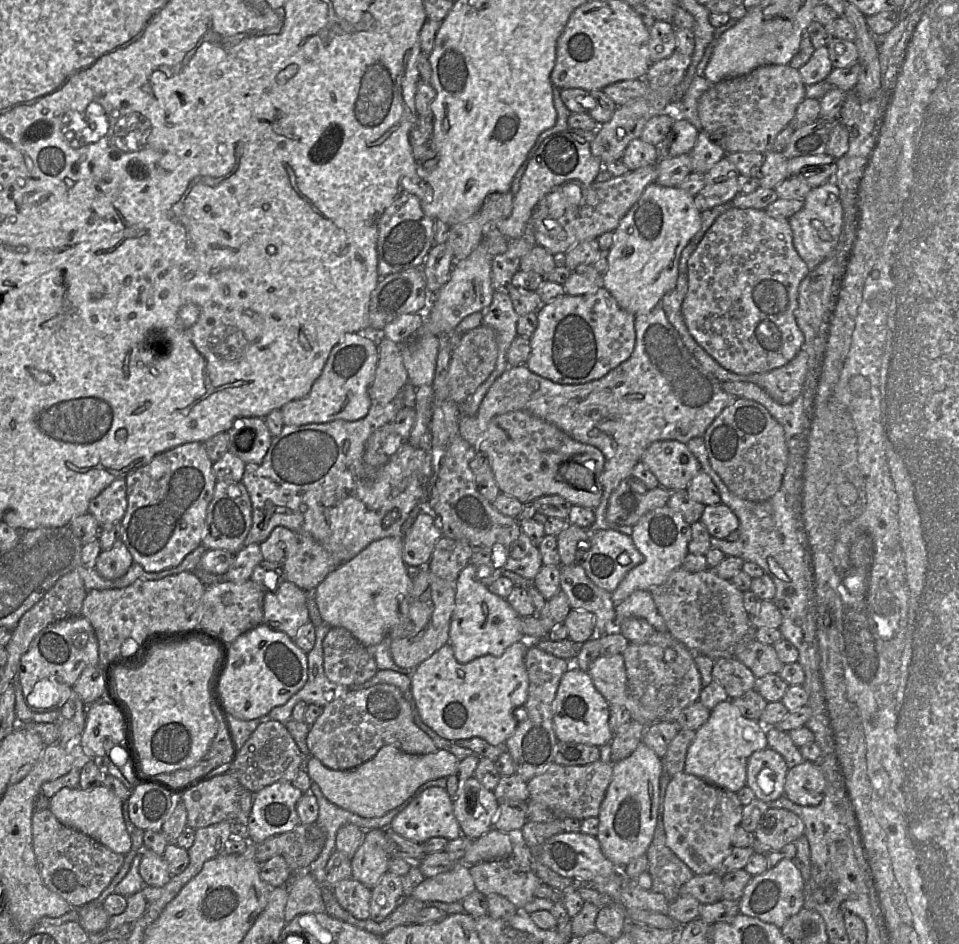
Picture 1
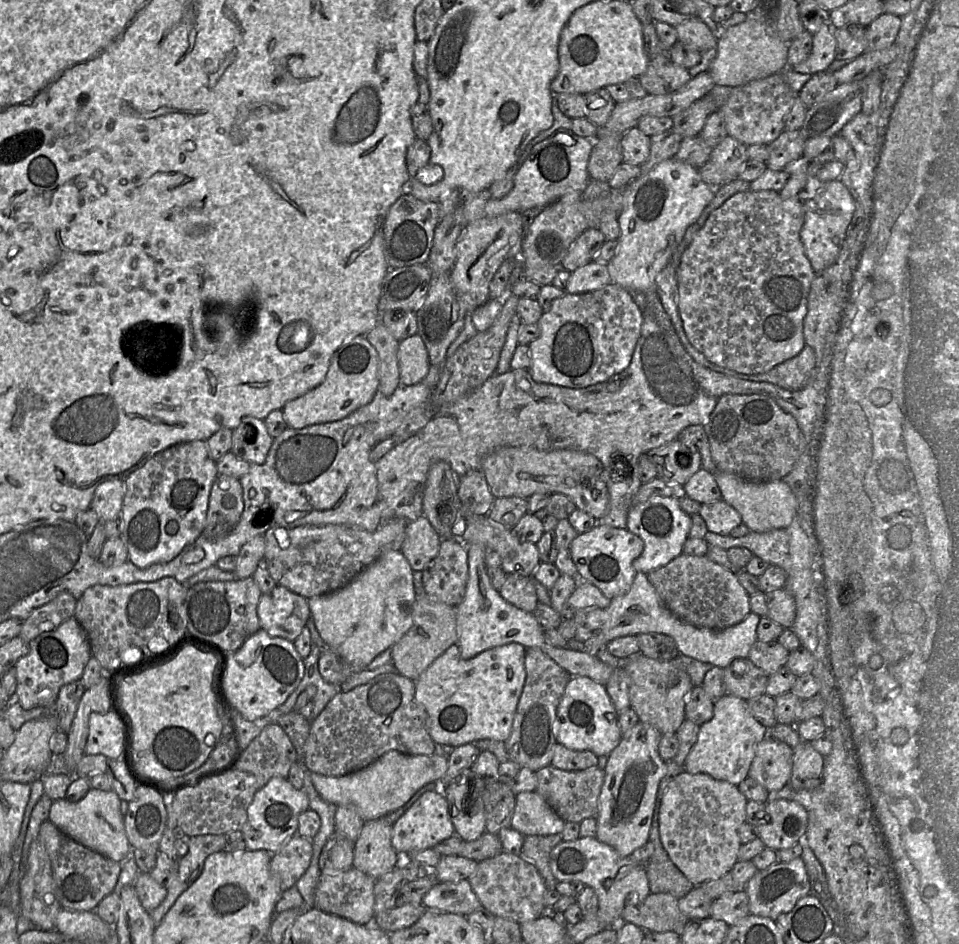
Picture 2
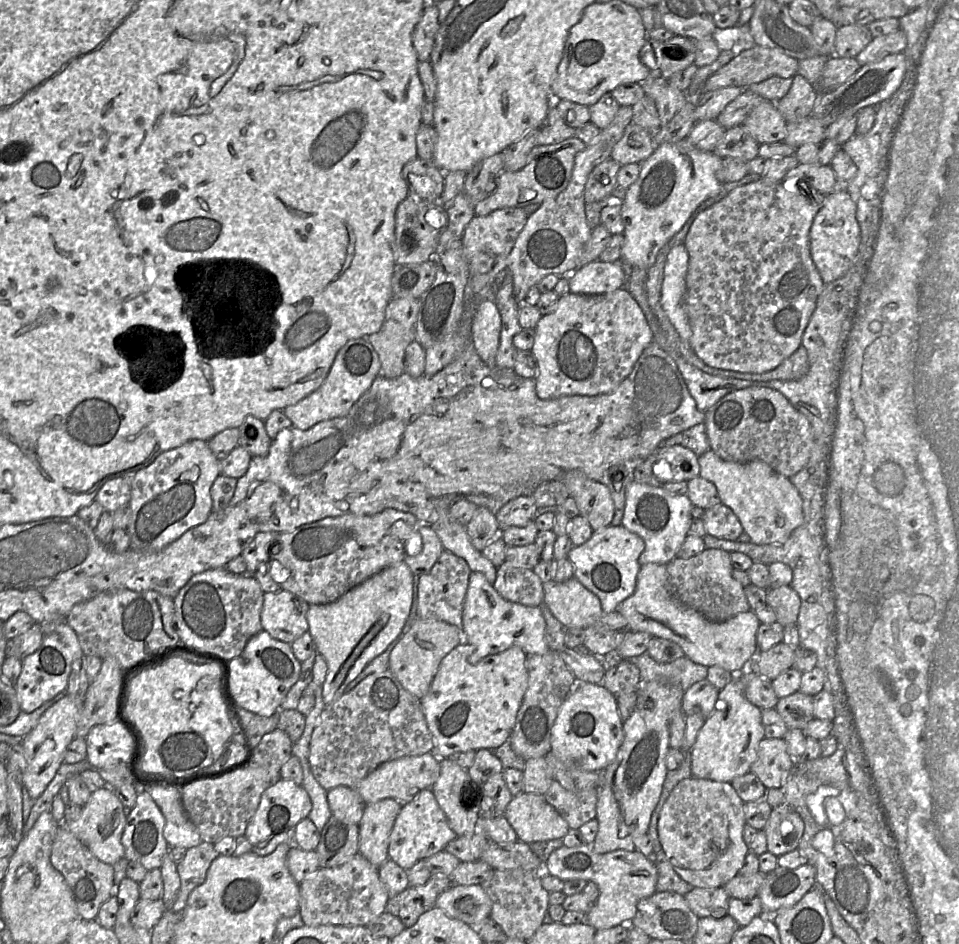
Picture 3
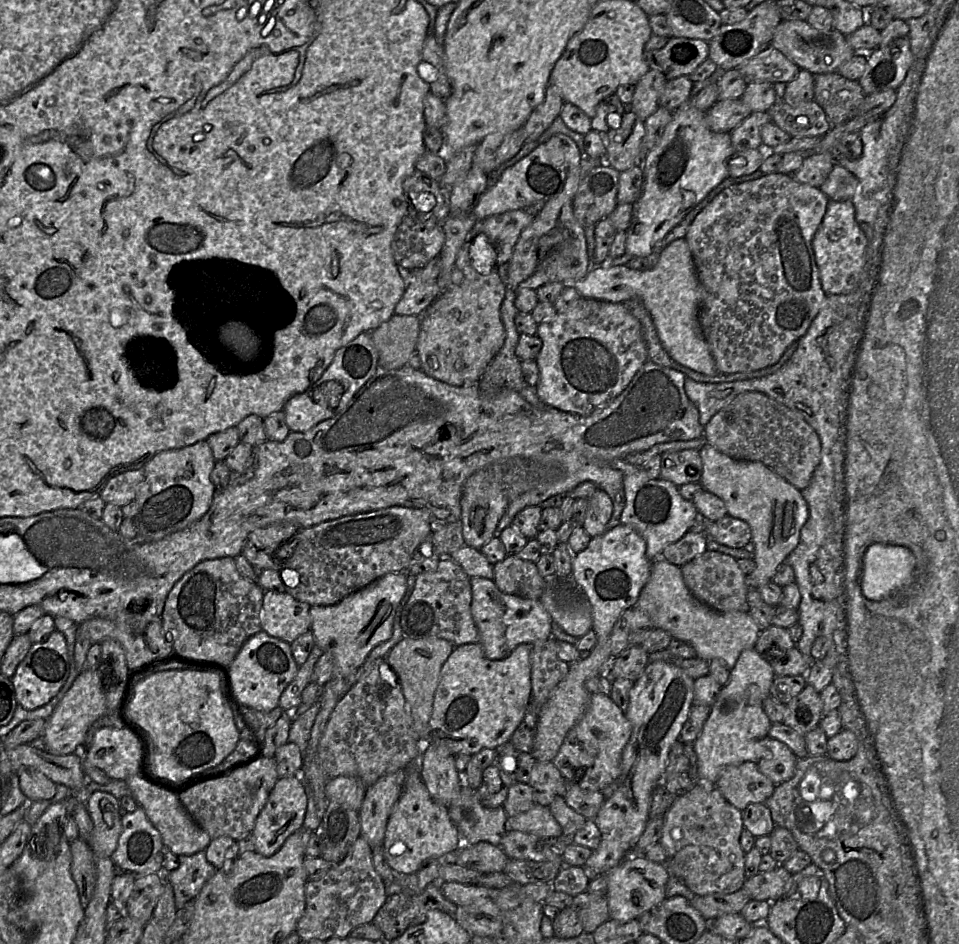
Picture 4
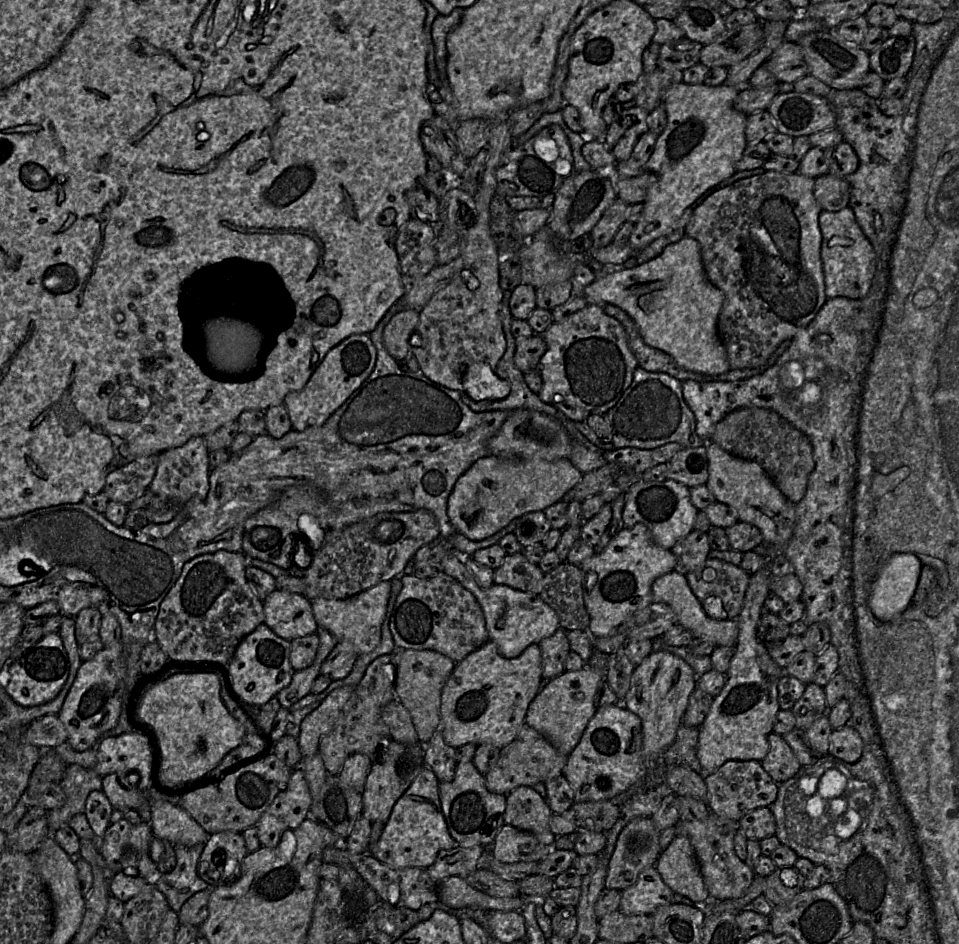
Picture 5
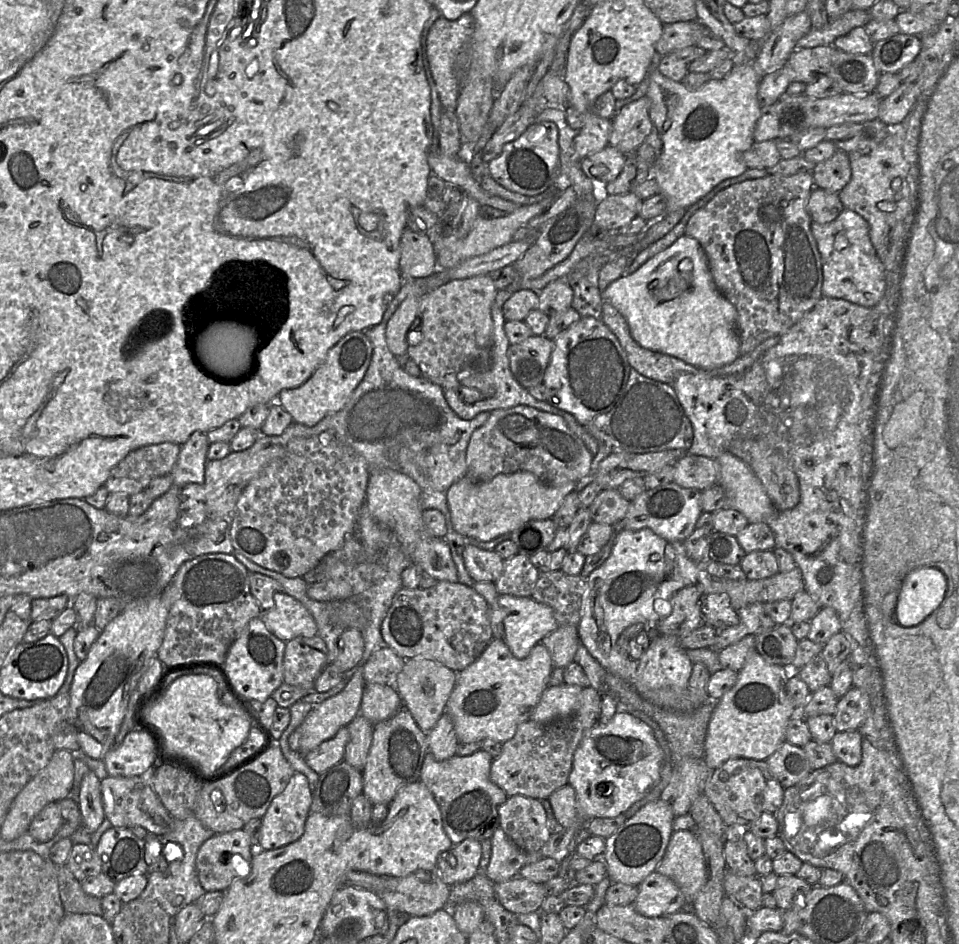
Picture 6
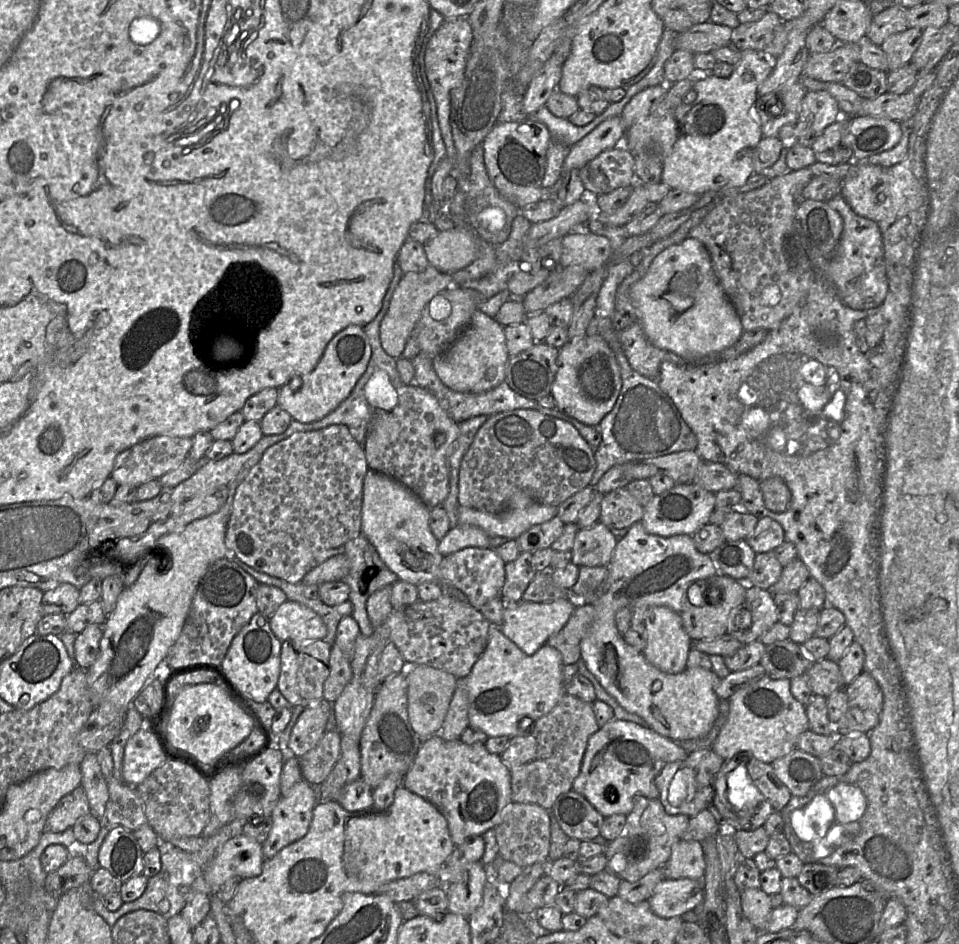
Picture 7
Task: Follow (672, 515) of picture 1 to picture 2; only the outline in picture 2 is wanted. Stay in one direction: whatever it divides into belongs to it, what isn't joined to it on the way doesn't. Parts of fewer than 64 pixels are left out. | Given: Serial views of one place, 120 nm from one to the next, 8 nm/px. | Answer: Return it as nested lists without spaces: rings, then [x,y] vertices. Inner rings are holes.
[[[654,496],[632,507],[627,513],[626,528],[644,542],[643,552],[632,563],[634,570],[648,574],[682,554],[690,526],[691,516],[681,509],[678,497]]]

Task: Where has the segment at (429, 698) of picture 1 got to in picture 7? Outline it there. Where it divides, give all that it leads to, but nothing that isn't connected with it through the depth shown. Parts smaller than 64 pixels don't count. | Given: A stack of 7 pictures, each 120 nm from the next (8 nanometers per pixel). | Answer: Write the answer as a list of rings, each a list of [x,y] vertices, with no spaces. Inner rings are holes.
[[[490,626],[485,650],[464,678],[468,691],[469,726],[483,731],[488,737],[513,738],[528,734],[533,722],[549,713],[565,695],[563,667],[562,655],[554,647],[544,644],[534,654],[527,655],[499,627]]]

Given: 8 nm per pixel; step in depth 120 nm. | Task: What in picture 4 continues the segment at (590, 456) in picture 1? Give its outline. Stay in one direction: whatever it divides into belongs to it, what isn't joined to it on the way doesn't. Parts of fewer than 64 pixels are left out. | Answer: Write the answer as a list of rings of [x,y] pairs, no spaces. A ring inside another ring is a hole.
[[[598,488],[588,498],[588,509],[582,522],[585,531],[593,538],[602,534],[612,516],[612,501],[609,495]]]

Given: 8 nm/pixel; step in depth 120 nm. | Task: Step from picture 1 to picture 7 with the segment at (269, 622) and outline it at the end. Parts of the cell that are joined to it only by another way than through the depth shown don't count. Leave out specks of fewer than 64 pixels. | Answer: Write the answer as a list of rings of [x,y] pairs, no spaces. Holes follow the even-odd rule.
[[[290,600],[270,617],[270,627],[279,640],[294,643],[322,640],[327,634],[325,623],[315,611]]]

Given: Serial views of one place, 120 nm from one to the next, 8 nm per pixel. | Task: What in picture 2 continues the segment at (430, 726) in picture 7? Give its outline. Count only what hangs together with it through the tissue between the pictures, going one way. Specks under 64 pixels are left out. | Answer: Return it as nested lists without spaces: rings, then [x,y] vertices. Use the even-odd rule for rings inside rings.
[[[427,594],[415,595],[413,605],[404,603],[405,611],[412,610],[413,625],[391,648],[392,663],[395,671],[416,680],[442,653],[451,645],[457,644],[456,611],[443,602],[437,601]]]

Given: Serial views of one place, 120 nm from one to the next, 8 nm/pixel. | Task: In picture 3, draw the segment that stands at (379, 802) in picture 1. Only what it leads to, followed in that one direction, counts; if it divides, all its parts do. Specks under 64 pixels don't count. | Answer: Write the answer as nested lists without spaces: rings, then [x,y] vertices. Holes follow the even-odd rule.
[[[433,752],[384,762],[363,778],[358,783],[356,790],[365,803],[374,803],[385,798],[391,798],[404,805],[422,789],[432,788],[440,776],[440,760]]]

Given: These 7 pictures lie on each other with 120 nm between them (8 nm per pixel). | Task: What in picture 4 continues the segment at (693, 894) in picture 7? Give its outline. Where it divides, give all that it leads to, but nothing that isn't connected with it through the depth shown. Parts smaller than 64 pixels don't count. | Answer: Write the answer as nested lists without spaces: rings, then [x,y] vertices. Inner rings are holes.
[[[628,853],[620,864],[606,872],[609,916],[611,919],[627,922],[660,904],[665,898],[665,886],[670,871],[665,864],[652,862],[644,854]]]

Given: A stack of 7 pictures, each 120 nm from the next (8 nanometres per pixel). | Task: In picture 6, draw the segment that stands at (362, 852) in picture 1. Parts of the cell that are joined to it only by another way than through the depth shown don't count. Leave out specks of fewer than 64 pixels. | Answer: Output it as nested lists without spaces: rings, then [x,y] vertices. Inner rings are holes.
[[[405,706],[391,718],[374,724],[372,744],[362,771],[363,793],[373,805],[389,805],[400,787],[420,780],[428,752],[427,733],[418,726]]]

